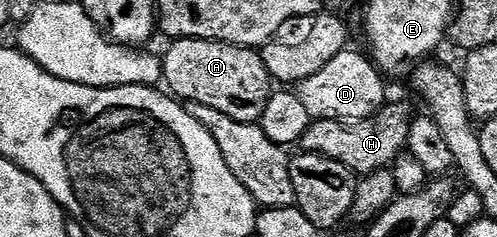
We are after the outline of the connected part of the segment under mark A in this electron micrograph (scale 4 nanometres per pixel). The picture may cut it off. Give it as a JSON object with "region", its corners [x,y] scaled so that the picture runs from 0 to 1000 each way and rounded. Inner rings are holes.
{"region":[[[354,165],[326,236],[326,346],[350,414],[421,443],[469,494],[469,511],[521,519],[549,388],[549,338],[533,291],[527,228],[501,198],[441,181],[433,165]]]}

